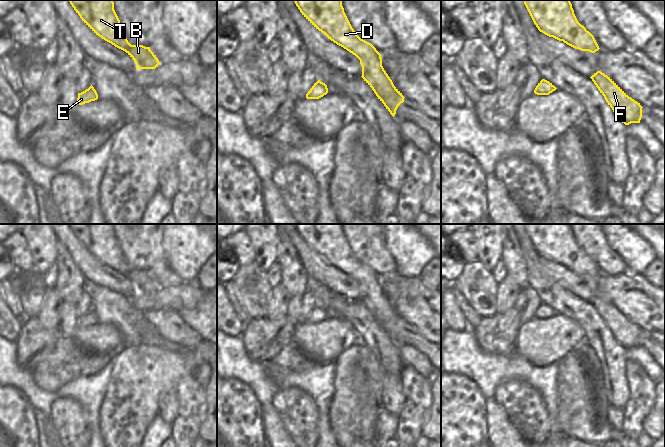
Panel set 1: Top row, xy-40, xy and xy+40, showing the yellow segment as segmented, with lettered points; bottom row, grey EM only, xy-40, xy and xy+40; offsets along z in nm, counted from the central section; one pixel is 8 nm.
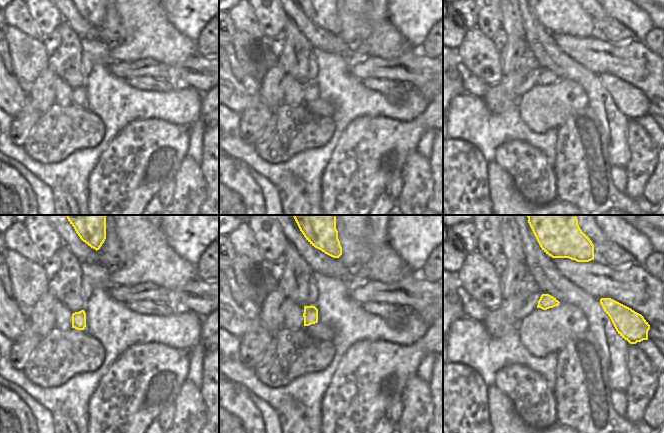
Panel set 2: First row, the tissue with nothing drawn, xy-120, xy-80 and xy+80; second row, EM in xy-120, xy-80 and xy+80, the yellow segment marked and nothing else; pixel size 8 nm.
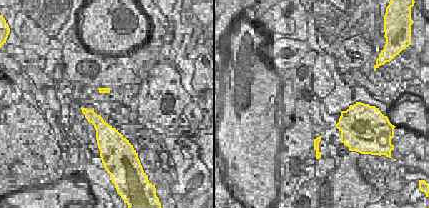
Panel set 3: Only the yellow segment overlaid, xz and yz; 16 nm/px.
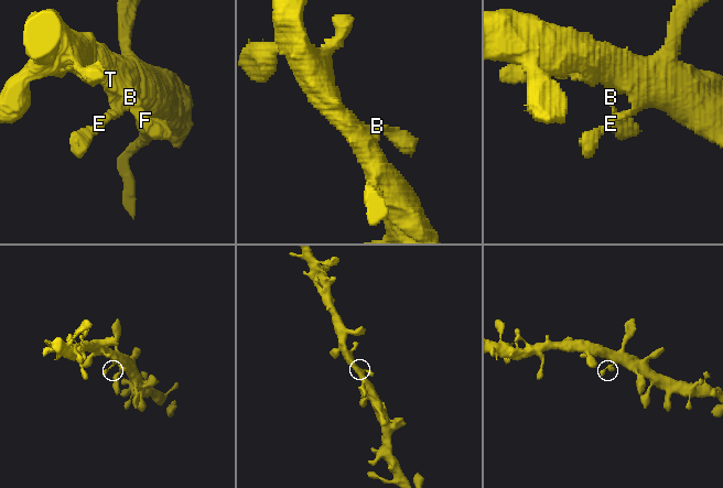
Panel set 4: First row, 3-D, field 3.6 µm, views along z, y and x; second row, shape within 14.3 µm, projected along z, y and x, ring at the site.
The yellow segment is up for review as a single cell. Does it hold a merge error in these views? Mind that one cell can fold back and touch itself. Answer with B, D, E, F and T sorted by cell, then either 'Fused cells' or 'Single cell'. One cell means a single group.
Groups: B D E F T. Single cell

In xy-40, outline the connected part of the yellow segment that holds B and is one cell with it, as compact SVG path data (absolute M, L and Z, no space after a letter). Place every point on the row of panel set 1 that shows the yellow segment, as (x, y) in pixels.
M69 0L70 4L80 16L82 21L99 37L111 43L115 47L125 51L135 62L136 69L155 69L160 64L150 47L143 45L131 45L120 24L120 20L114 10L113 0Z

